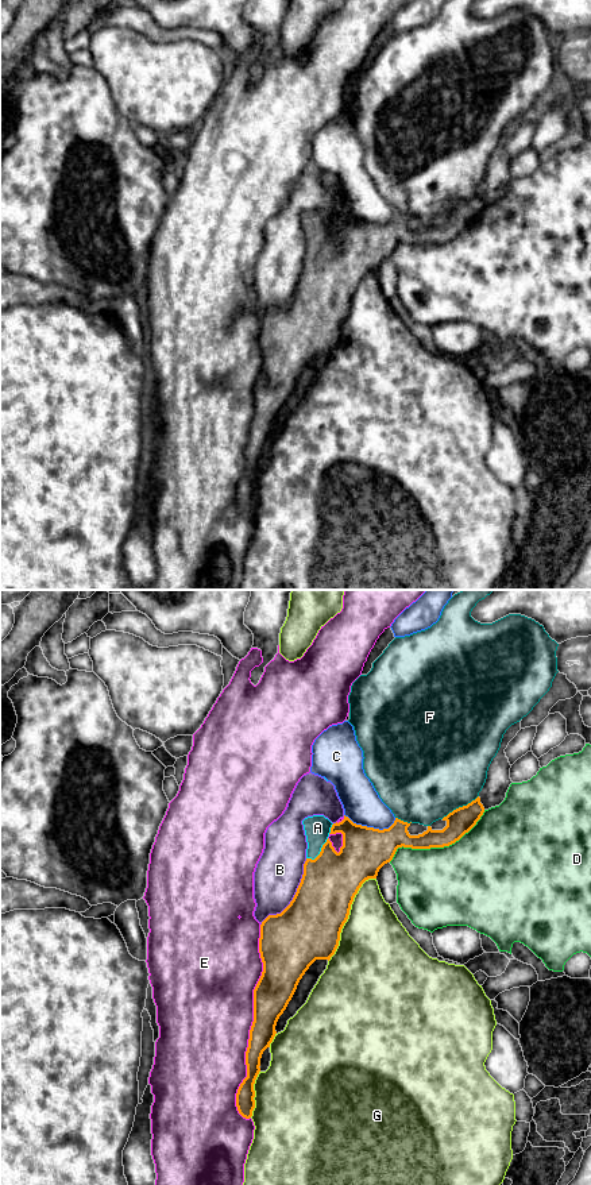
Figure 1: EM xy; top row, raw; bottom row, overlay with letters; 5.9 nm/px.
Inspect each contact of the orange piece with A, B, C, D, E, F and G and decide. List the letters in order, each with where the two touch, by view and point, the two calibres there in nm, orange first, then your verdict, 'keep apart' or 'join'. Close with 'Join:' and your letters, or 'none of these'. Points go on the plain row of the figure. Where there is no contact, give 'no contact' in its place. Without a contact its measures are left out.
A: xy (320, 247) | 340/160 nm | join
B: xy (294, 292) | 380/280 nm | keep apart
C: xy (370, 223) | 280/220 nm | keep apart
D: xy (436, 242) | 160/480 nm | keep apart
E: xy (252, 417) | 220/500 nm | keep apart
F: xy (459, 203) | 160/500 nm | keep apart
G: xy (347, 312) | 380/440 nm | keep apart
Join: A

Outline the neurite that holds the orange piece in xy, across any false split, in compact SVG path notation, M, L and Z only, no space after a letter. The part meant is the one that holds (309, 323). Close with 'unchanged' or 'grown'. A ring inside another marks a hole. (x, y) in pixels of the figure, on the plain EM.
M478 192L467 201L459 202L444 212L443 216L447 217L447 221L443 225L433 225L428 221L428 225L418 231L410 231L407 227L410 219L398 213L395 213L394 219L389 224L383 225L356 220L345 211L339 219L332 219L324 211L313 211L302 216L308 244L301 278L290 300L281 309L269 310L260 320L259 348L263 358L263 367L254 385L254 417L250 425L248 443L246 447L247 472L243 475L236 489L236 502L243 513L250 514L252 512L255 503L254 479L260 467L260 453L263 447L270 443L270 439L277 429L275 421L279 412L286 405L300 375L309 362L316 355L329 356L335 350L339 341L341 324L348 314L351 300L362 279L368 274L376 274L379 265L393 255L398 243L430 244L449 242L468 228L480 215L483 208L484 202ZM336 228L343 229L343 242L339 248L328 233L331 229Z | grown

